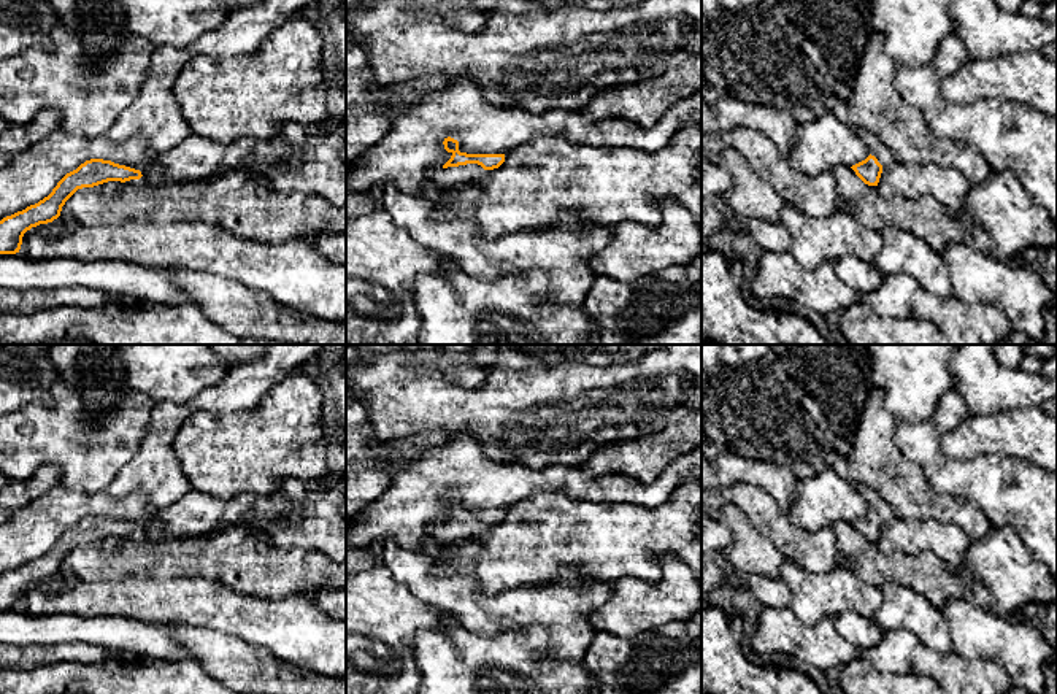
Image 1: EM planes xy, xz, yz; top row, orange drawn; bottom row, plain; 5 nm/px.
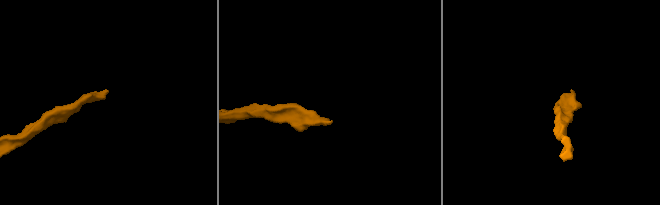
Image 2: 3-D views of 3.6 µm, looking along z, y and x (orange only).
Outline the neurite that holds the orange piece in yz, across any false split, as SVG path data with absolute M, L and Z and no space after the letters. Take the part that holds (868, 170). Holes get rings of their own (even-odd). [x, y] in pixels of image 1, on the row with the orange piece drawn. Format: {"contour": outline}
{"contour": "M852 127L855 133L868 145L870 156L852 165L855 175L868 186L878 186L881 173L889 167L895 157L894 154L870 132Z"}

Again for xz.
{"contour": "M448 137L443 141L451 159L441 170L433 173L433 183L441 187L468 183L476 179L482 172L498 168L505 162L505 154L467 154L459 151L459 141Z"}

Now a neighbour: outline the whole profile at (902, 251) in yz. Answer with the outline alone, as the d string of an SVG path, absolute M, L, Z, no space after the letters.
M897 226L881 230L882 248L874 265L882 275L905 273L925 289L940 297L954 294L947 267L941 254L935 253L924 240Z

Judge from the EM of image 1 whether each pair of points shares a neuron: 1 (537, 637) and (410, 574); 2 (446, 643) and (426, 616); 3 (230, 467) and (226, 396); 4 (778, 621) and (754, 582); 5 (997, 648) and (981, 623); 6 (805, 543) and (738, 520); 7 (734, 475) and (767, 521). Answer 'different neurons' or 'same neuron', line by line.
1: different neurons
2: different neurons
3: different neurons
4: different neurons
5: same neuron
6: different neurons
7: different neurons

